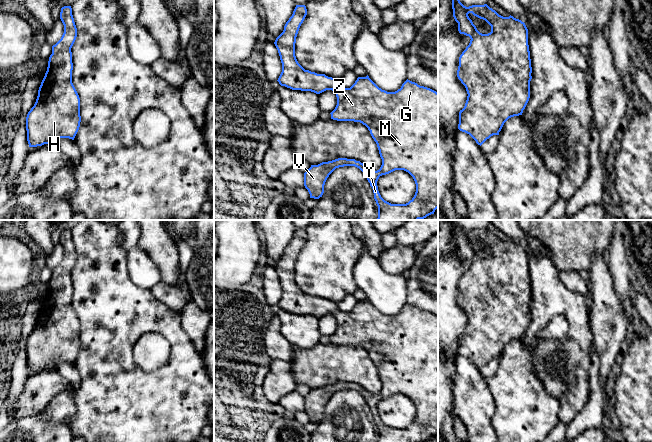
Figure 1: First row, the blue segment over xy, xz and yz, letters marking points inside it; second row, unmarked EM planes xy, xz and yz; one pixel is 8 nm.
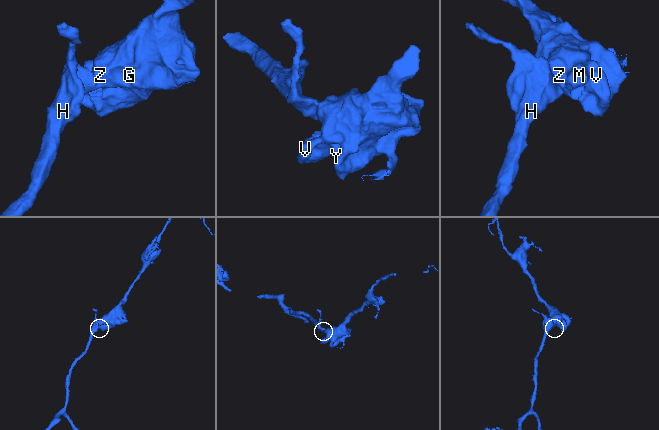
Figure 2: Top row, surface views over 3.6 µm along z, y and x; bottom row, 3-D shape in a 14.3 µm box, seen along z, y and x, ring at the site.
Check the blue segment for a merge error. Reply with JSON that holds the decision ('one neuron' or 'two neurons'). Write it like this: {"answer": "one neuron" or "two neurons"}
{"answer": "one neuron"}

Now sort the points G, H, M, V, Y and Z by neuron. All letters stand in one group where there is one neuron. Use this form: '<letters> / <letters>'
G H M V Y Z

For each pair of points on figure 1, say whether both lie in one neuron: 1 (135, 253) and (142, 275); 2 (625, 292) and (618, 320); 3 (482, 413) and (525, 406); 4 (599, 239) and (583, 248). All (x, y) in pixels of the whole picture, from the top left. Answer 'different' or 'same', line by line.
1: same
2: different
3: different
4: same

